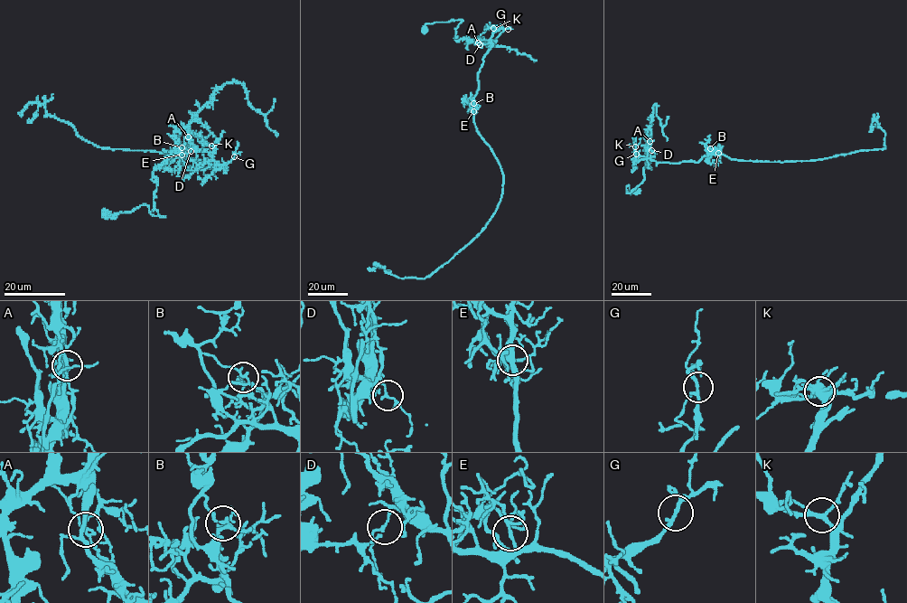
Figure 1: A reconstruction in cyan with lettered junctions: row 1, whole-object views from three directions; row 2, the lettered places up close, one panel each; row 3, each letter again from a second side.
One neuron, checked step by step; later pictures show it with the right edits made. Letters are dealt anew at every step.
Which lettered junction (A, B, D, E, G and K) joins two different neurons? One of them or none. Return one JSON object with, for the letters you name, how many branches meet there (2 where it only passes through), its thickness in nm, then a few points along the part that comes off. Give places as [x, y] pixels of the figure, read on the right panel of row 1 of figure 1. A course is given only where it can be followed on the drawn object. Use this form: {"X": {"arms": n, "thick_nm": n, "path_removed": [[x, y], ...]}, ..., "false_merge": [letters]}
{"A": {"arms": 4, "thick_nm": 120, "path_removed": [[650, 140], [646, 156], [659, 163], [710, 154], [800, 161], [885, 148], [877, 127]]}, "false_merge": ["A"]}

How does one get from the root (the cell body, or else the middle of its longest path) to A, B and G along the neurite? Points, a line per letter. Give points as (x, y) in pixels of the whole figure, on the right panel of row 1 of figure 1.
A: (736, 160), (723, 155), (709, 154), (697, 162), (657, 163), (646, 156), (650, 140)
B: (736, 160), (723, 155), (709, 154), (707, 150), (710, 148)
G: (736, 160), (723, 155), (709, 154), (697, 162), (657, 163), (640, 155), (636, 159), (636, 154)

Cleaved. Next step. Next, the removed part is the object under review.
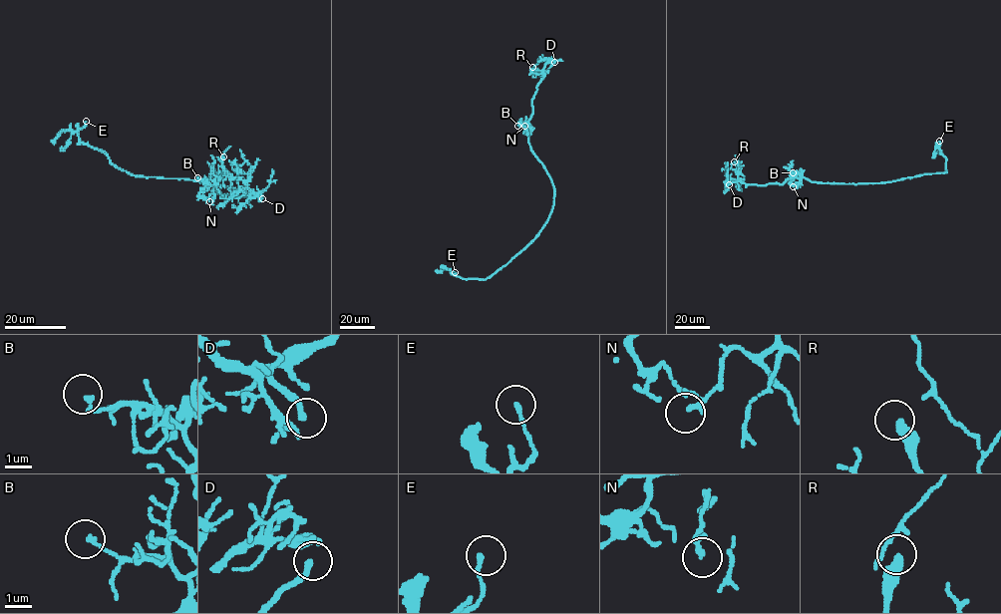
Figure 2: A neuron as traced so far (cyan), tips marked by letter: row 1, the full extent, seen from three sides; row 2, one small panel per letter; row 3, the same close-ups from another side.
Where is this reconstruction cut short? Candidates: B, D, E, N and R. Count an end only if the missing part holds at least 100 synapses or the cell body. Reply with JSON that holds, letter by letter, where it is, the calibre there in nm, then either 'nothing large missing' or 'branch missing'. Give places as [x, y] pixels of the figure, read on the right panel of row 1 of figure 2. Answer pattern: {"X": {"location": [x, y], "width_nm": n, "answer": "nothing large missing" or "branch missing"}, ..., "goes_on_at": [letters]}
{"B": {"location": [793, 172], "width_nm": 170, "answer": "nothing large missing"}, "D": {"location": [729, 184], "width_nm": 140, "answer": "branch missing"}, "E": {"location": [939, 141], "width_nm": 170, "answer": "nothing large missing"}, "N": {"location": [793, 186], "width_nm": 140, "answer": "nothing large missing"}, "R": {"location": [734, 161], "width_nm": 260, "answer": "nothing large missing"}, "goes_on_at": ["D"]}

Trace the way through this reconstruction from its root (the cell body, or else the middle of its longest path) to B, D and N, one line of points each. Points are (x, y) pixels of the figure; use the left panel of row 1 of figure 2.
B: (261, 196), (222, 194), (215, 185), (197, 177)
D: (261, 196), (222, 194), (215, 184), (224, 198), (238, 198), (245, 194), (244, 191), (256, 192), (262, 198)
N: (261, 196), (222, 194), (216, 190), (216, 185), (209, 193), (209, 201)

